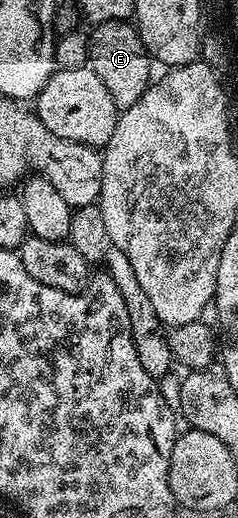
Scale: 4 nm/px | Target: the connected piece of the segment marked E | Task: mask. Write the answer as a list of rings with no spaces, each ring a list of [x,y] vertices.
[[[125,19],[99,23],[89,32],[90,36],[90,57],[88,65],[100,77],[104,89],[108,89],[108,97],[112,97],[112,105],[118,107],[119,112],[124,112],[152,86],[150,79],[150,67],[152,60],[146,46],[142,44],[142,38],[137,26]]]

